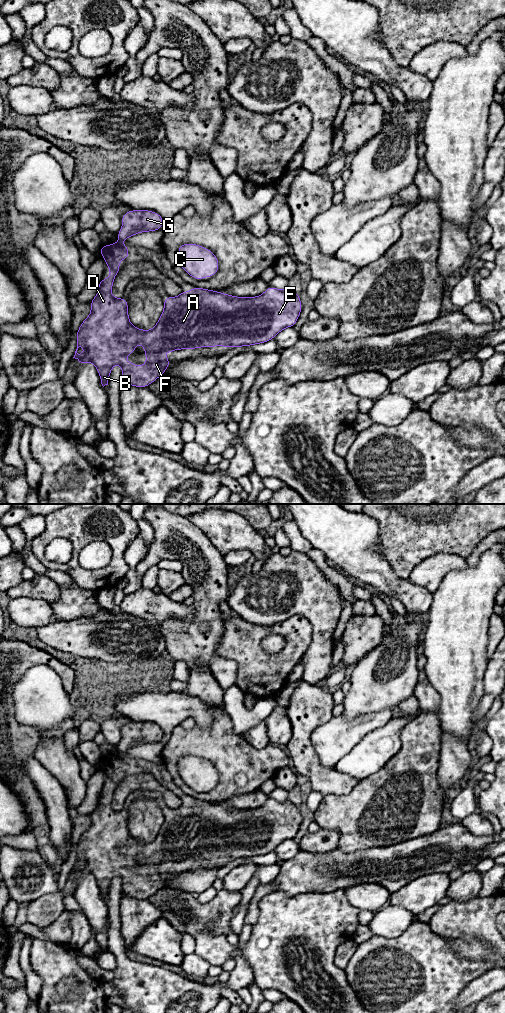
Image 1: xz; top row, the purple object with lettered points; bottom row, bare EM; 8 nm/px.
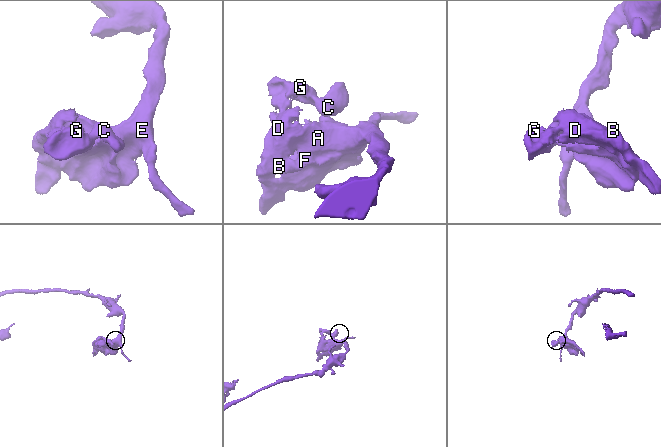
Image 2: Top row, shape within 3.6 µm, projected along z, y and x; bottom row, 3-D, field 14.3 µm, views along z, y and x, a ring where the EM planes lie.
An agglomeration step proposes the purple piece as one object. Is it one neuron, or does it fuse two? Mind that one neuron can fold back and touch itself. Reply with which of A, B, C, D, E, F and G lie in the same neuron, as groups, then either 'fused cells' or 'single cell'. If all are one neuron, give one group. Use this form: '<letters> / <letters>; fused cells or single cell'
A B C D E F G; single cell

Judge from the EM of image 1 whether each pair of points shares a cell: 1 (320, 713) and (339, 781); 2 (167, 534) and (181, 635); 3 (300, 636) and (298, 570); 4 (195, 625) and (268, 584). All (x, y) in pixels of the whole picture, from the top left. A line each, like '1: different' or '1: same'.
1: same
2: same
3: different
4: different

